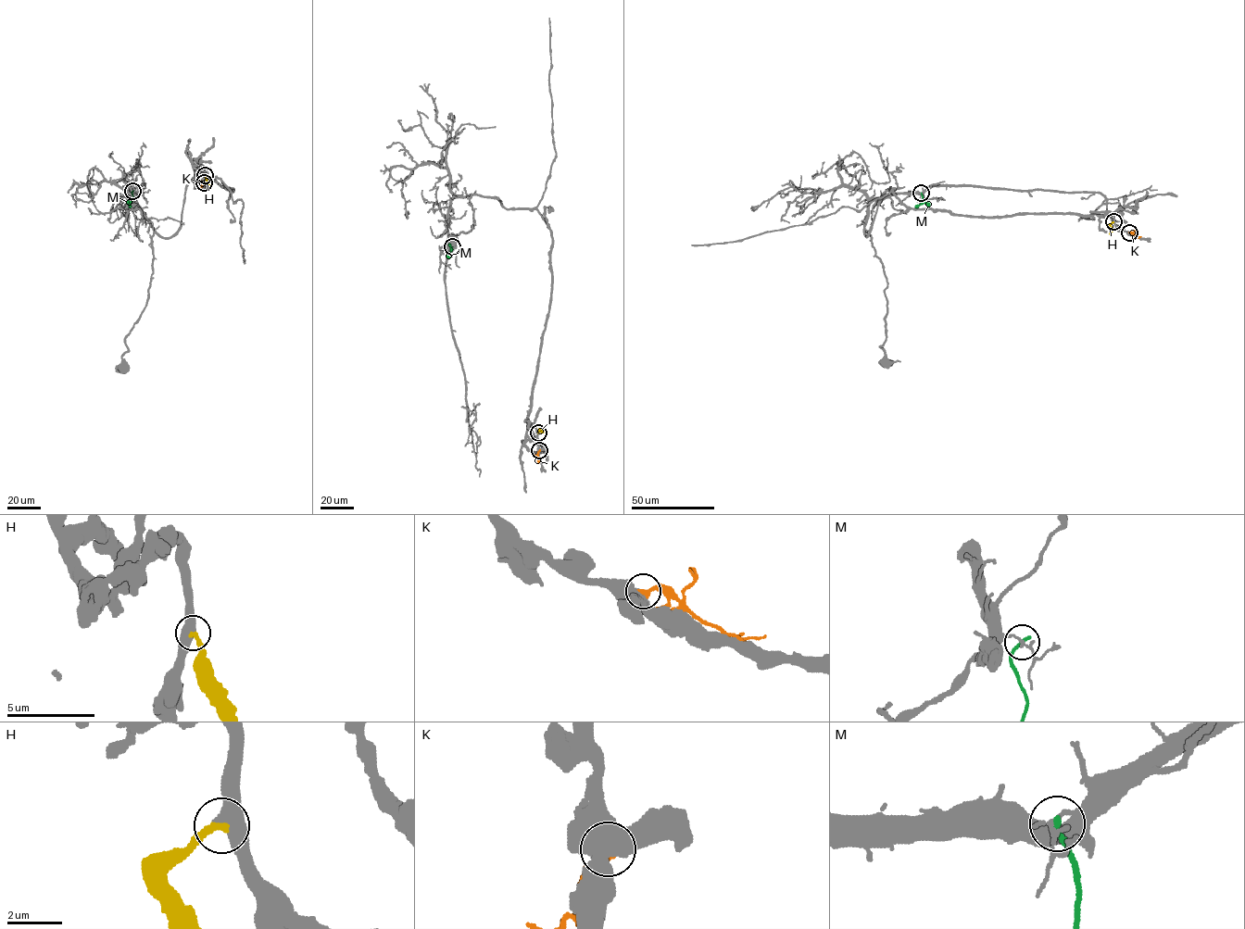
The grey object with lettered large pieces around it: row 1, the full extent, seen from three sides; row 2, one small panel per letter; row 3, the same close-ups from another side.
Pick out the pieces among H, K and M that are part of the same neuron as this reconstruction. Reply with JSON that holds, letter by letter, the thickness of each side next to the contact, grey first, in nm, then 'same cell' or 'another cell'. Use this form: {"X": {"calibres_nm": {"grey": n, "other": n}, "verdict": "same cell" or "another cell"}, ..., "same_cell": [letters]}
{"H": {"calibres_nm": {"grey": 500, "other": 280}, "verdict": "same cell"}, "K": {"calibres_nm": {"grey": 550, "other": 240}, "verdict": "another cell"}, "M": {"calibres_nm": {"grey": 160, "other": 220}, "verdict": "another cell"}, "same_cell": ["H"]}

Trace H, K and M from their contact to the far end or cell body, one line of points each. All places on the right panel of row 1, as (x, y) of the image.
H: (1113, 222), (1110, 225), (1110, 235)
K: (1129, 232), (1141, 236)
M: (921, 193), (922, 203), (915, 207)

